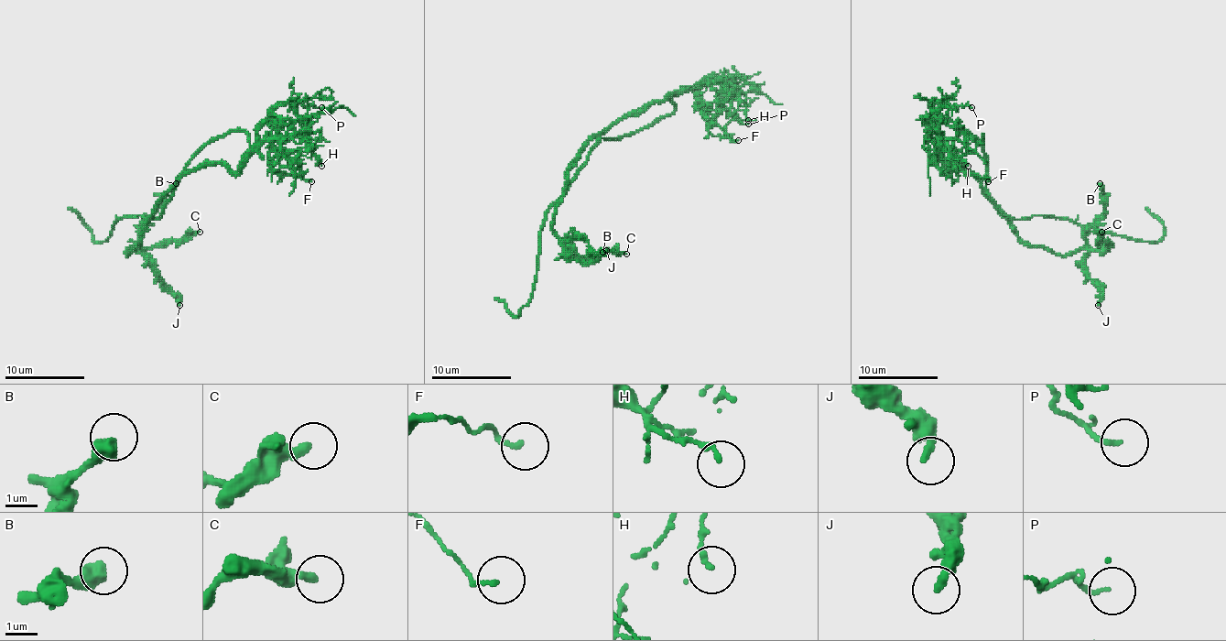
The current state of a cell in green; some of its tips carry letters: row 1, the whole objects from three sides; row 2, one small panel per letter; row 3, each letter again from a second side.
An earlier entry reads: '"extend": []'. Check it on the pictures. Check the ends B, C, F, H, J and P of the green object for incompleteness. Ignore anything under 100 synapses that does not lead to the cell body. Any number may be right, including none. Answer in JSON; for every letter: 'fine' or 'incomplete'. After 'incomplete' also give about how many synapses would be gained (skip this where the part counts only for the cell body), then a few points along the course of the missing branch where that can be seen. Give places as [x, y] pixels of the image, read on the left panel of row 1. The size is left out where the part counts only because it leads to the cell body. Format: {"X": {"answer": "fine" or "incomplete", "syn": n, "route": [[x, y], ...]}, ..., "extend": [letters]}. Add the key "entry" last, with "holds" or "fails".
{"B": {"answer": "fine"}, "C": {"answer": "fine"}, "F": {"answer": "fine"}, "H": {"answer": "fine"}, "J": {"answer": "fine"}, "P": {"answer": "fine"}, "extend": [], "entry": "holds"}

